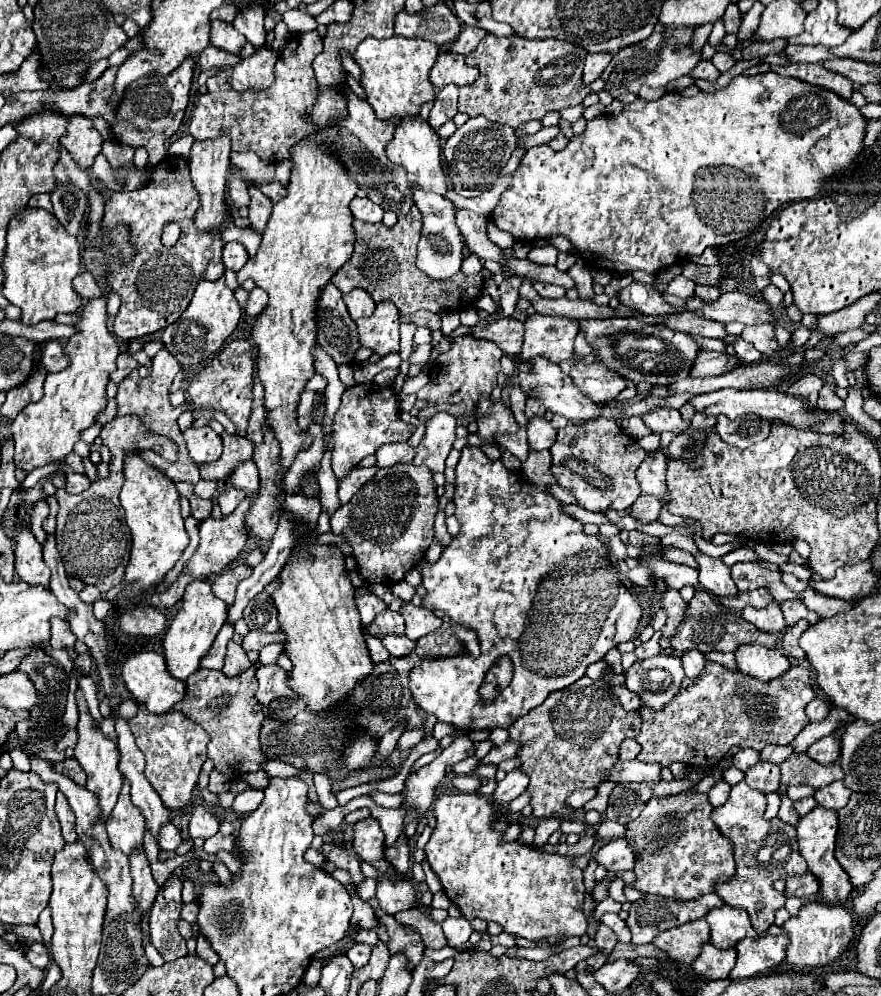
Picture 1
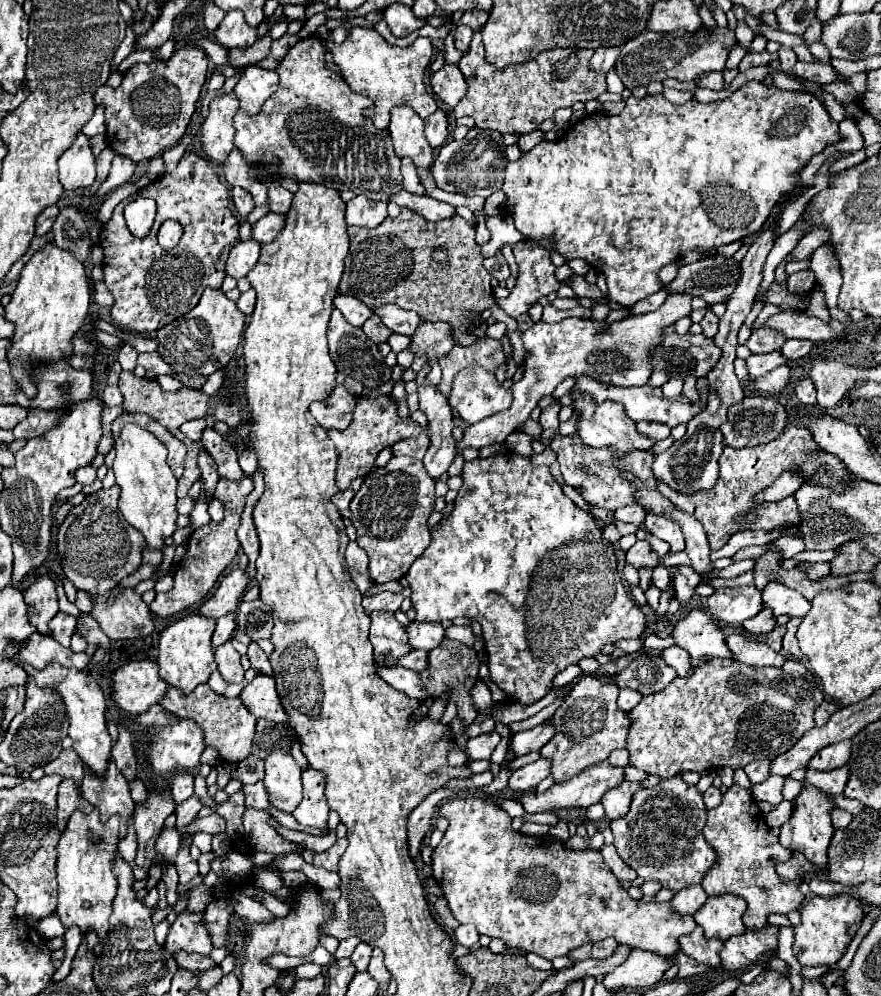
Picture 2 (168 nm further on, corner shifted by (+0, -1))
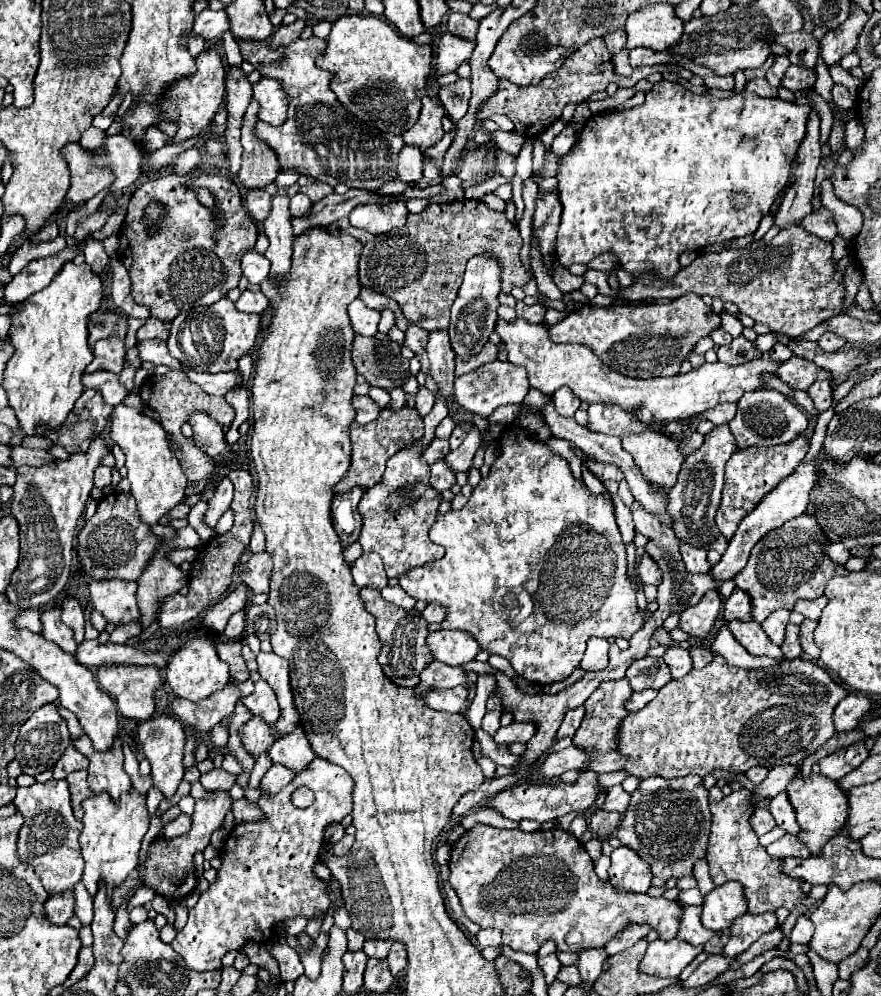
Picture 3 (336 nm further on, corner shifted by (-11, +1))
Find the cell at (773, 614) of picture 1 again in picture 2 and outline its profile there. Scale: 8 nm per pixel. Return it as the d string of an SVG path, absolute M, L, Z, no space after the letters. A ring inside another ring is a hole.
M763 608L755 618L749 618L747 622L743 622L743 628L753 634L767 634L775 628L775 616L771 614L771 610Z

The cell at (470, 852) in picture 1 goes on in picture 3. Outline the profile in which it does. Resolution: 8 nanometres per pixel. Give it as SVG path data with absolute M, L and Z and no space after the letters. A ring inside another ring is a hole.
M476 824L452 848L450 858L450 884L454 886L464 914L480 928L500 928L504 946L538 954L546 940L558 944L558 952L580 952L584 948L600 948L612 940L626 924L650 924L662 940L676 938L680 908L666 898L650 898L648 894L618 892L610 882L600 882L592 858L584 846L566 830L538 830L526 834L522 830L500 830L486 824Z

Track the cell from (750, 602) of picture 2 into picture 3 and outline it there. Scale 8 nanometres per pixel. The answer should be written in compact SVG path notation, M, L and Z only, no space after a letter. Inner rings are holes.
M734 588L732 596L724 602L724 618L730 620L742 620L748 622L752 620L750 616L750 596L746 596L746 592L742 592L740 588Z

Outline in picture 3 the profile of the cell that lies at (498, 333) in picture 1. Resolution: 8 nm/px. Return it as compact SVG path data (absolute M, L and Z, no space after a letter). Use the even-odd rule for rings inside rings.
M410 324L404 330L404 346L408 346L414 354L424 352L424 348L426 348L426 330Z

